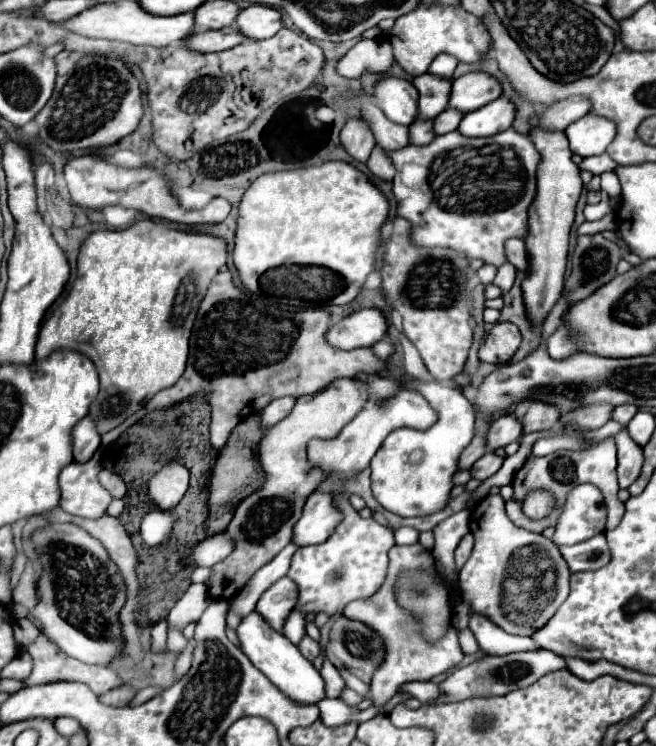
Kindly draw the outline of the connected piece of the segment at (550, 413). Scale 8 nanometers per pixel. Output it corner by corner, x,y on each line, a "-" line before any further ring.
522,402
522,406
516,406
514,416
522,422
522,432
530,434
550,430
558,422
560,412
554,410
554,406
542,406
542,402

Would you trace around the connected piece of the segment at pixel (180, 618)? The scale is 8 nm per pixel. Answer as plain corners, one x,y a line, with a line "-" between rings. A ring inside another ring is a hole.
190,584
190,588
184,592
184,596
176,602
176,606
168,614
168,630
182,630
190,622
196,622
206,606
210,604
210,596
206,594
204,584

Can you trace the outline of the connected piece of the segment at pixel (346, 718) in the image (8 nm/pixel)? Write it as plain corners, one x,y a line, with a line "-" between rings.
397,693
394,698
390,698
386,704
382,706
370,706
368,710
356,710
356,708
348,708
344,706
344,702
340,698
332,700
332,698
322,698
318,702
320,708
320,718
324,724
328,726
340,726
346,722
366,722
378,714
388,714
396,704
411,698
407,694

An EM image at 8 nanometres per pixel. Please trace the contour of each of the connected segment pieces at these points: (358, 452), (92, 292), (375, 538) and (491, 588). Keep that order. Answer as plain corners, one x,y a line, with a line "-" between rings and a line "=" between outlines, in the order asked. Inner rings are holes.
402,390
394,398
390,398
386,404
372,404
372,402
368,402
356,414
356,418
342,428
338,438
330,438
330,440
314,438
314,440
310,440
308,446
306,446
306,454
308,454
308,460
314,466
318,466
318,470
322,470
328,478
330,476
338,476
340,482
348,482
350,478
358,476
364,468
368,468
372,456
376,454
376,450
380,448
384,438
394,428
408,426
408,428
416,428
416,430
426,430
436,420
438,420
438,414
426,402
424,396
420,396
418,392
412,392
412,390
=
140,220
136,224
132,224
126,230
98,230
92,232
78,254
78,278
70,290
70,294
66,296
66,300
52,312
50,318
46,318
46,322
40,328
38,334
38,342
36,342
36,360
44,360
48,358
52,352
56,350
76,350
84,356
88,356
96,370
98,370
98,378
100,378
100,392
96,396
96,400
90,404
90,412
88,416
96,422
96,430
98,434
106,434
110,430
114,430
116,426
120,426
128,416
132,416
134,412
138,412
154,394
158,394
164,388
170,388
178,382
178,378
184,374
184,366
186,366
186,358
188,358
188,340
192,334
192,326
194,326
194,318
200,306
200,300
204,298
214,274
226,264
226,244
218,238
212,236
204,236
204,234
186,234
186,232
178,232
173,229
167,222
152,222
152,220
=
338,490
332,492
334,506
342,512
342,520
324,542
322,548
298,548
292,556
288,576
298,584
298,602
294,610
304,614
340,614
346,604
370,598
386,580
388,550
394,546
394,534
376,520
366,520
354,510
348,496
=
490,494
472,508
470,532
476,544
460,570
458,582
474,612
488,616
510,634
532,636
566,600
570,570
552,540
512,524
504,506
506,502
500,494

